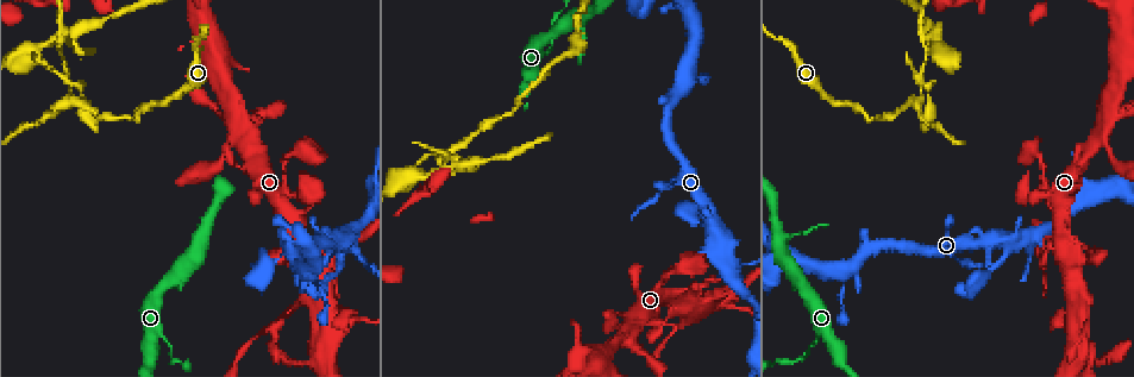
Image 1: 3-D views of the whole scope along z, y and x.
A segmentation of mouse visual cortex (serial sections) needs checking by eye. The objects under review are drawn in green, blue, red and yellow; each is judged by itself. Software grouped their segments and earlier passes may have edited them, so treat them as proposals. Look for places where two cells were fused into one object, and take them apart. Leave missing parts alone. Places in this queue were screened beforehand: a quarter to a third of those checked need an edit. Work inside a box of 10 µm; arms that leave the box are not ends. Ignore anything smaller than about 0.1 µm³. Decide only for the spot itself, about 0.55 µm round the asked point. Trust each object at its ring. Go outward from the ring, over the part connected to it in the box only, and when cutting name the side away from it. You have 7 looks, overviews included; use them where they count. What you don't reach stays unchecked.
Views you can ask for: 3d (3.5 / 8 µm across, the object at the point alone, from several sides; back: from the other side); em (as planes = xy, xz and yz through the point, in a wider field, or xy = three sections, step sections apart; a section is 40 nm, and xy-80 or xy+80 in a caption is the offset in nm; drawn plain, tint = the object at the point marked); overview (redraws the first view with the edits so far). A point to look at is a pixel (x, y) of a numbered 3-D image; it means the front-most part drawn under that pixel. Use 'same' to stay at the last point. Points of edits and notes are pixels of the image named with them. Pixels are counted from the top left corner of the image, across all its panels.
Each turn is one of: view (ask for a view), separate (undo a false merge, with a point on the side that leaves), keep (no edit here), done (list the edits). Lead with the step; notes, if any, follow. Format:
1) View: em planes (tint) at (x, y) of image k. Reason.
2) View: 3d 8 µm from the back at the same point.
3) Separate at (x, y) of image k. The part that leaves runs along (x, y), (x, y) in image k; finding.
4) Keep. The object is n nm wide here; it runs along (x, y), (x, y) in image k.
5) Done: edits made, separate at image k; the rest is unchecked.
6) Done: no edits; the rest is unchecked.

View: 3d 3.5 µm from the back at (1073, 285) of image 1. Abrupt turn.

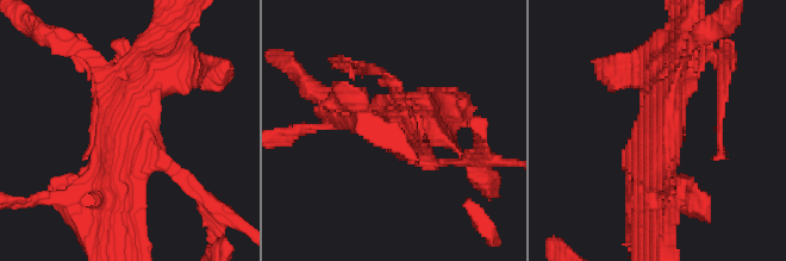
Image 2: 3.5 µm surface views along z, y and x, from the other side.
Keep. 3 arms meet here; it runs along (153, 56), (113, 199) in image 2; continuous, no second cell.

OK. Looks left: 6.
View: 3d 3.5 µm at (247, 143) of image 1. Sharp bend.

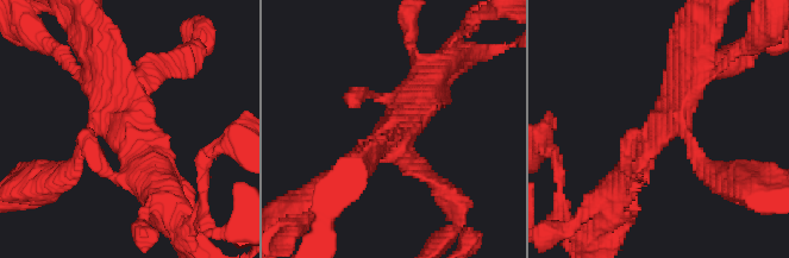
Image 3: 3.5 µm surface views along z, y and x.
View: em xy step 2 (tint) at (129, 122) of image 3. 4 arms meet here; the arms are 150, 200, 300, 400 nm wide; need the tissue.

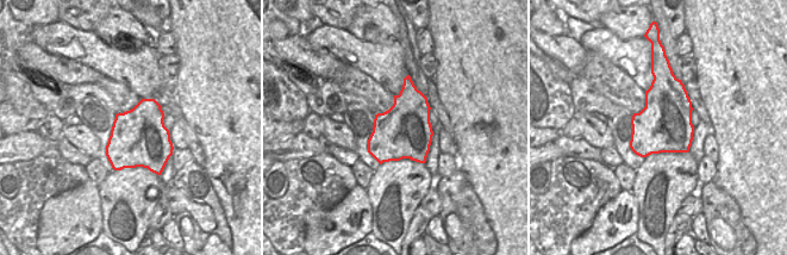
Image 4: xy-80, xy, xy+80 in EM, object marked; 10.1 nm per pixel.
Keep. It runs along (621, 181), (686, 93), (688, 56) in image 3; all the same cell.

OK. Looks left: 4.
View: 3d 8 µm at (917, 103) of image 1.

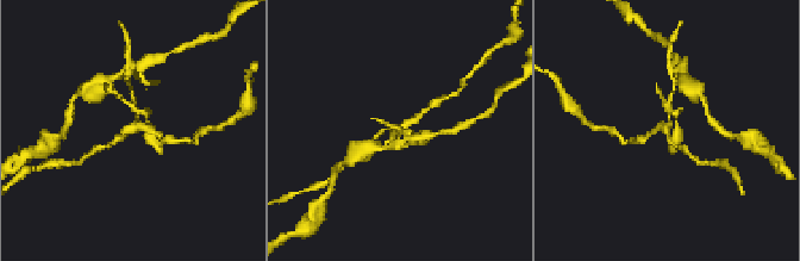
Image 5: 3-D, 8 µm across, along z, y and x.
View: em xy step 3 (tint) at the same point.

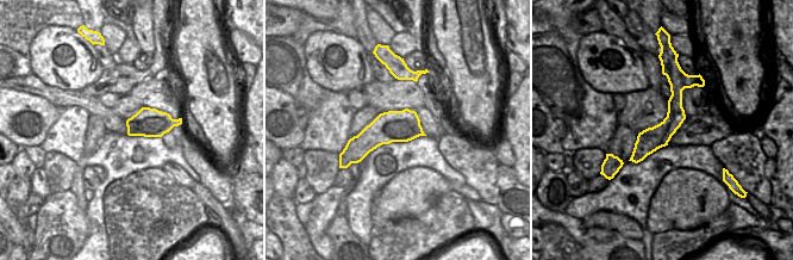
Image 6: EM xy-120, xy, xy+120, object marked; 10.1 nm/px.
Separate at (419, 141) of image 5. The object is 320 nm wide here; two cells meet here.

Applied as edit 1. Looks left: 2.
Done: edits made, separate at image 5; the rest is unchecked.

